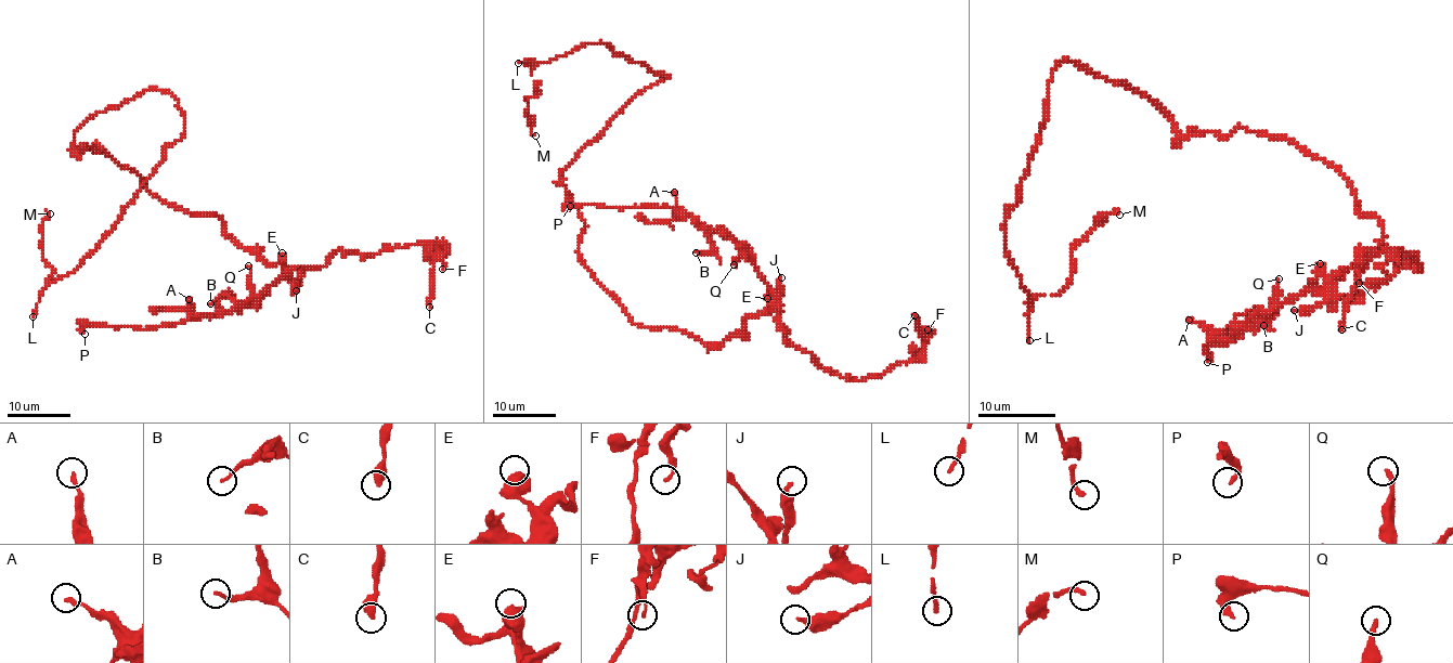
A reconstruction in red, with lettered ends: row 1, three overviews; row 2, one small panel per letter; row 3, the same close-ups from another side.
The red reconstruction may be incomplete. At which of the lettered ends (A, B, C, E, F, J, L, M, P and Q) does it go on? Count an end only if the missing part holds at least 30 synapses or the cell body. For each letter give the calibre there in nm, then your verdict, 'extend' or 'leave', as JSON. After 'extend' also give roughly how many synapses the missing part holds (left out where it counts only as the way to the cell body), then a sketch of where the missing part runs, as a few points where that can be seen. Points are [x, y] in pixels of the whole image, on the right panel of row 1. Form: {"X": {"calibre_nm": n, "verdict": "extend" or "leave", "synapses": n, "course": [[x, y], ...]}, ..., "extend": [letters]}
{"A": {"calibre_nm": 200, "verdict": "leave"}, "B": {"calibre_nm": 170, "verdict": "leave"}, "C": {"calibre_nm": 420, "verdict": "leave"}, "E": {"calibre_nm": 650, "verdict": "leave"}, "F": {"calibre_nm": 150, "verdict": "leave"}, "J": {"calibre_nm": 340, "verdict": "leave"}, "L": {"calibre_nm": 200, "verdict": "leave"}, "M": {"calibre_nm": 240, "verdict": "extend", "synapses": 200, "course": [[1119, 215], [1134, 261], [1217, 301], [1245, 263], [1274, 271], [1208, 244], [1205, 271], [1198, 224], [1220, 215]]}, "P": {"calibre_nm": 240, "verdict": "leave"}, "Q": {"calibre_nm": 220, "verdict": "leave"}, "extend": ["M"]}

